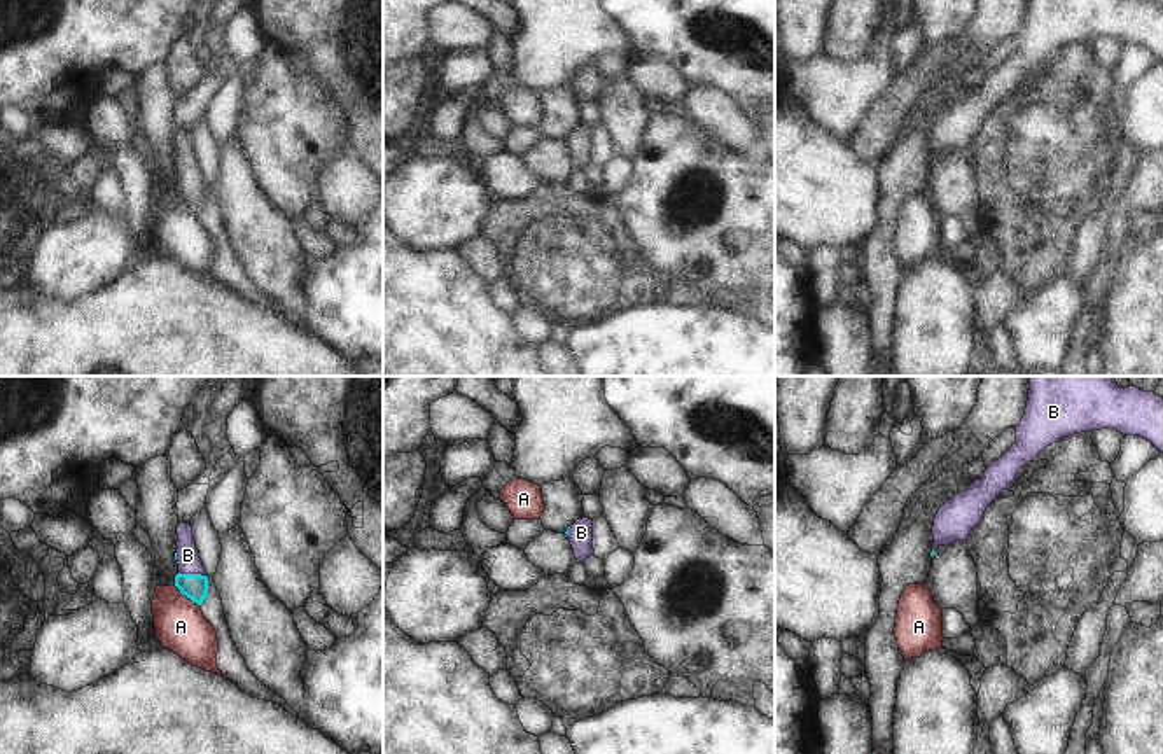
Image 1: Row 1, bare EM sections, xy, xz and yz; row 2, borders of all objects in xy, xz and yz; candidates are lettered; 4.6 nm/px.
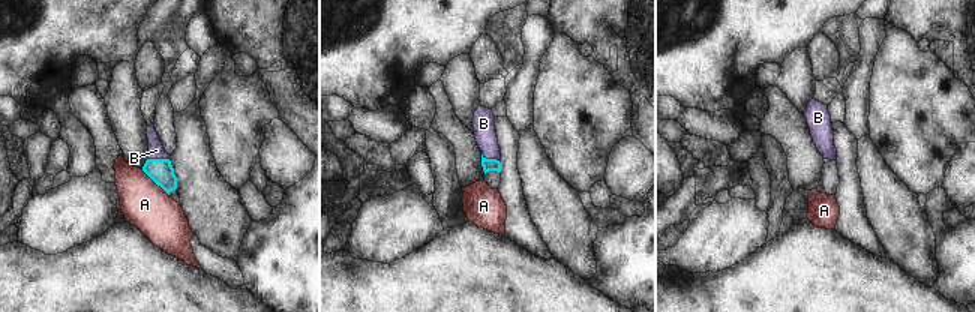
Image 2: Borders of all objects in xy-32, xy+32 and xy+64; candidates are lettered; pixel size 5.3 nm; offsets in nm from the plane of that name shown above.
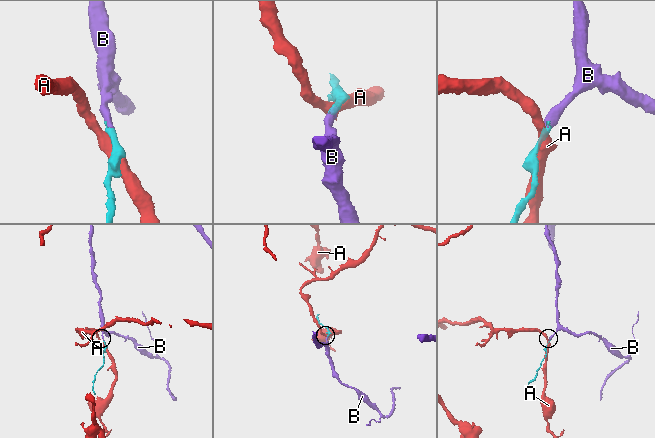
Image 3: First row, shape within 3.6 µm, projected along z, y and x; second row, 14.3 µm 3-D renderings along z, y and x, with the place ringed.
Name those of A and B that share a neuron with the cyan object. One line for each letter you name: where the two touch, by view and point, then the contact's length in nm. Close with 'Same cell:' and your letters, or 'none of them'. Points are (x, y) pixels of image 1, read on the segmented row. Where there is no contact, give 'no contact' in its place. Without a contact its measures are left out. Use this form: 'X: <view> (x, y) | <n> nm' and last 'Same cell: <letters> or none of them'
B: xy (193, 574) | 130 nm
Same cell: B

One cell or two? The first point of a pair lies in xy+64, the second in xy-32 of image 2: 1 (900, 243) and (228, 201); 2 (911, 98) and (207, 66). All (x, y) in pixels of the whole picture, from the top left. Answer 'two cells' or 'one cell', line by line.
1: one cell
2: two cells

